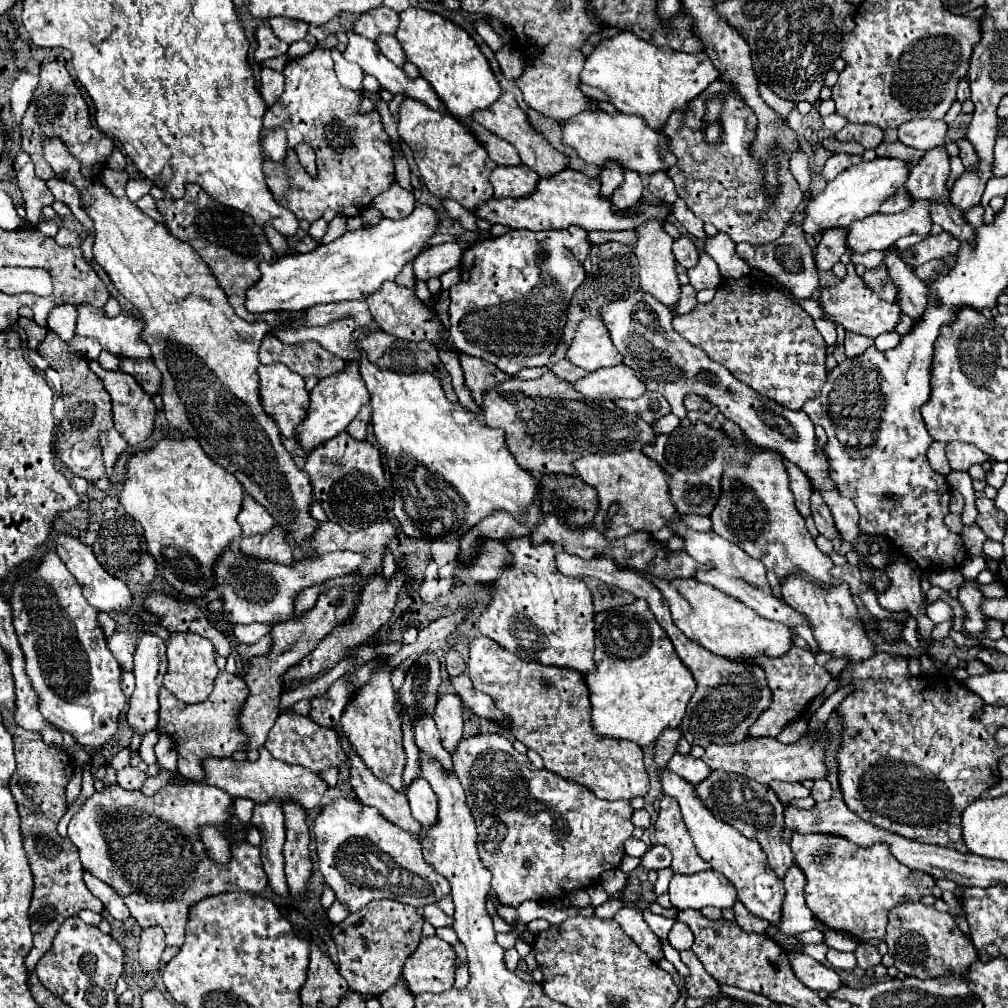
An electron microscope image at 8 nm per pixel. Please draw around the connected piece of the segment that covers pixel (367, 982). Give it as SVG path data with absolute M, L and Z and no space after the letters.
M391 899L371 901L365 905L365 909L359 909L345 921L333 925L333 941L339 955L339 973L345 977L353 991L369 997L381 995L401 977L401 969L407 957L421 941L421 927L423 917L415 907Z

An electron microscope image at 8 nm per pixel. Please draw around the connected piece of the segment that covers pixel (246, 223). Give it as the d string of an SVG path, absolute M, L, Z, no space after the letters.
M187 185L187 193L181 201L163 199L157 203L157 209L165 217L167 229L177 239L189 243L203 257L203 261L209 265L209 269L217 277L219 285L225 289L229 303L233 305L235 313L239 317L243 317L245 321L261 319L267 325L281 329L281 327L285 327L285 321L297 321L305 315L305 313L261 313L261 315L255 315L245 309L245 291L261 277L259 263L261 261L273 263L277 259L277 255L273 253L273 249L267 243L265 231L261 227L257 227L255 221L249 219L247 213L229 209L229 207L213 201L199 185Z

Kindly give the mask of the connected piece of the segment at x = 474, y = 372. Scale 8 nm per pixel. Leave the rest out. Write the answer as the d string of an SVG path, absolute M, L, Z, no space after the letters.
M459 355L463 373L465 373L465 387L471 391L473 401L477 401L477 405L483 409L481 401L483 401L483 393L491 387L495 387L497 383L503 383L509 379L507 373L501 373L495 365L489 365L483 359L477 357L469 357L469 355Z

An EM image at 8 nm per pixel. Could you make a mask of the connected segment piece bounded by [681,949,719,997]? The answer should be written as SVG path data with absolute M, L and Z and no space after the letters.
M691 949L681 951L681 961L691 971L691 977L685 981L687 993L691 997L715 997L719 993L719 983L703 969L701 961L697 959L697 955Z

